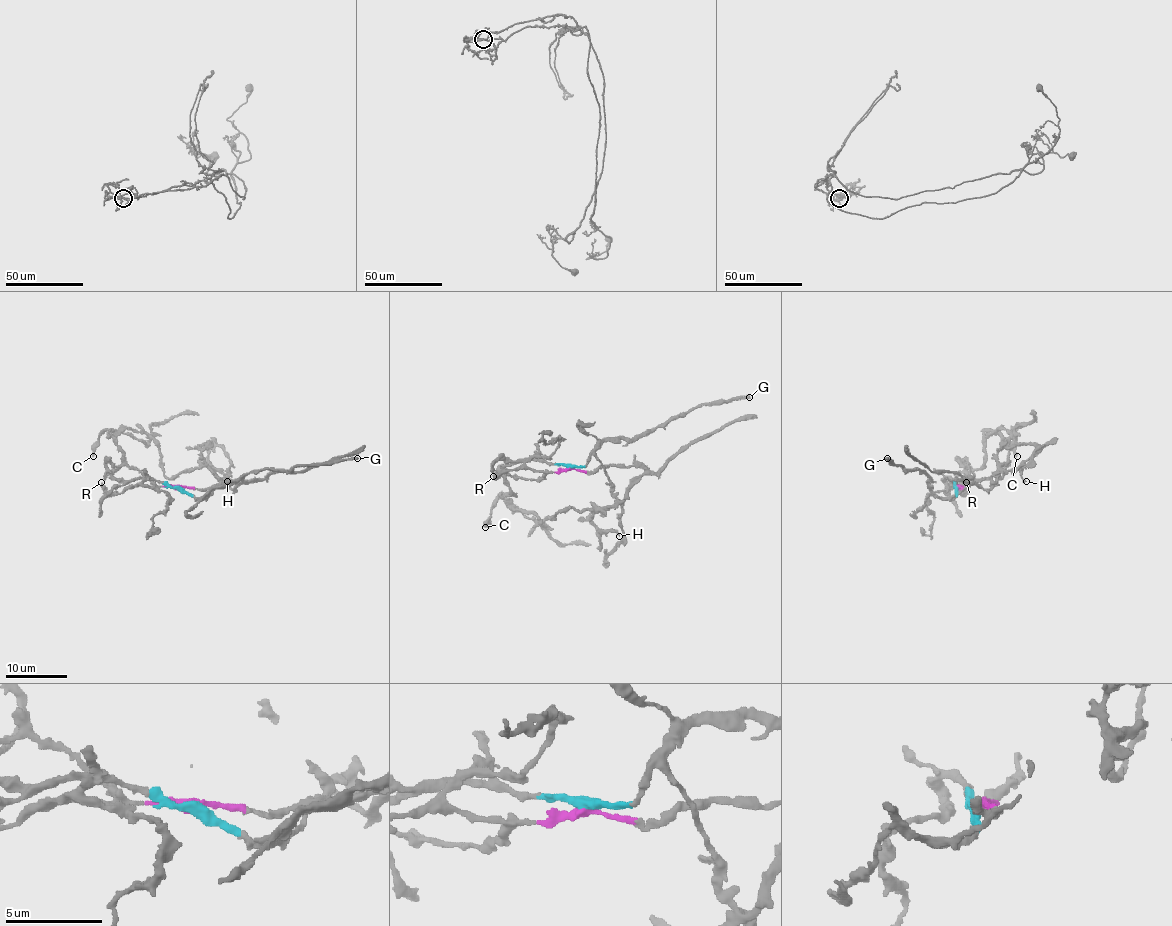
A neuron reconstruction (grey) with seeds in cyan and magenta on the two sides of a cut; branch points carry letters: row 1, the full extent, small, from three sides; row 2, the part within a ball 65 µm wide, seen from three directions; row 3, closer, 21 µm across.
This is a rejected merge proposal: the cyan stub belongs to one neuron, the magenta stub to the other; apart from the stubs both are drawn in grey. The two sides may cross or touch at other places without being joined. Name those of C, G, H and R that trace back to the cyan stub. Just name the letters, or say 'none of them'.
C, G

